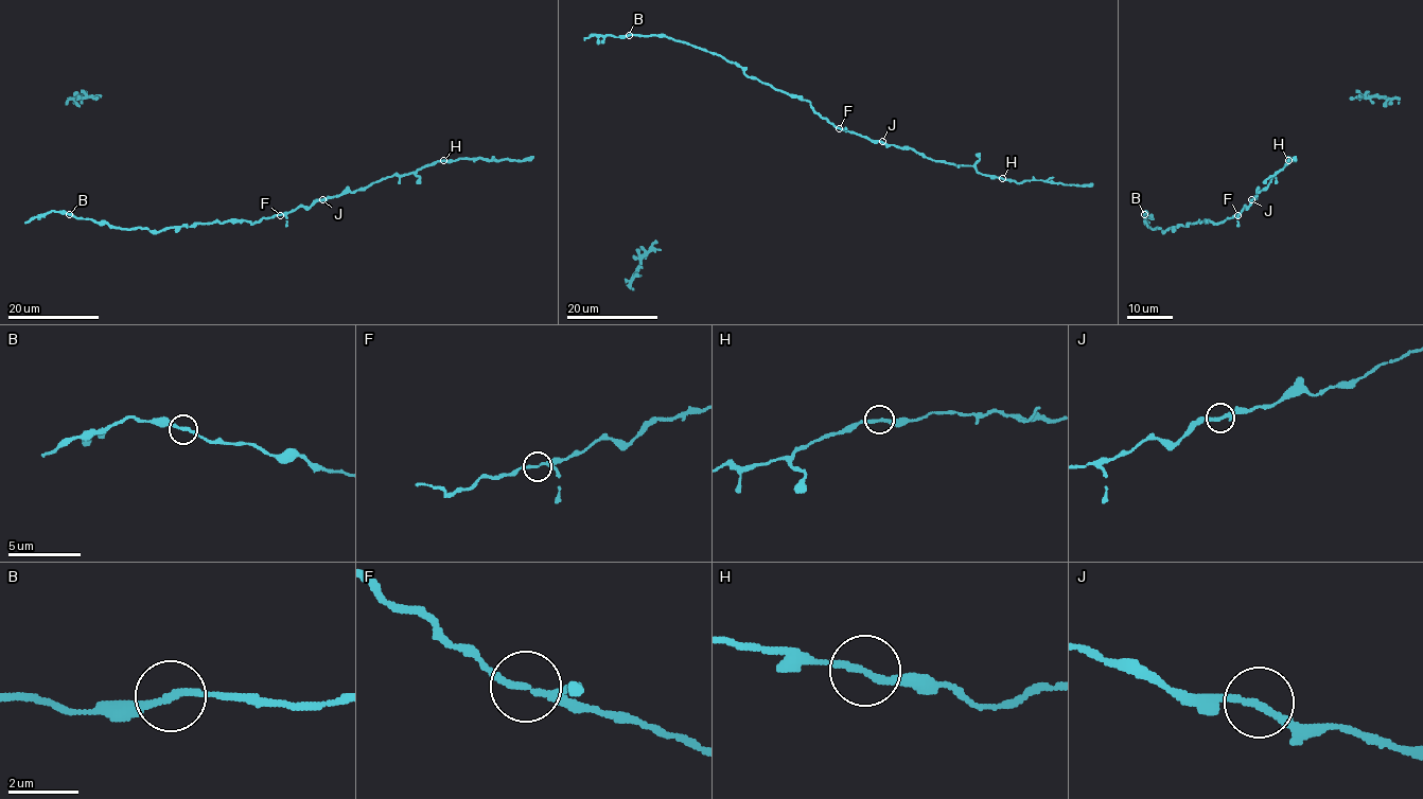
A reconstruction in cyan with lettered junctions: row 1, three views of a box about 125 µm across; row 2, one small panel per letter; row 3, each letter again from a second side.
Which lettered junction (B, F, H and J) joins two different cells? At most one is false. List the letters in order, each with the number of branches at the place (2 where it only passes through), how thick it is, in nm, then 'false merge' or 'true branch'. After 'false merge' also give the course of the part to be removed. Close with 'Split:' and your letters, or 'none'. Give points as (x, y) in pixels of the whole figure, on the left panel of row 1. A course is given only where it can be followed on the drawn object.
B: 2 branches meet; 190 nm thick; true branch
F: 2 branches meet; 180 nm thick; true branch
H: 2 branches meet; 200 nm thick; false merge; foreign part runs (443, 160), (525, 160), (533, 156)
J: 2 branches meet; 200 nm thick; true branch
Split: H

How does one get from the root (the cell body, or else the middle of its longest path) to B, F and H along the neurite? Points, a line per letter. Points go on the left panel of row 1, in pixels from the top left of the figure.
B: (245, 220), (182, 225), (152, 231), (141, 227), (115, 228), (69, 214)
F: (245, 220), (253, 224), (280, 214)
H: (245, 220), (253, 224), (263, 217), (285, 214), (299, 207), (363, 191), (394, 174), (415, 173), (443, 160)

